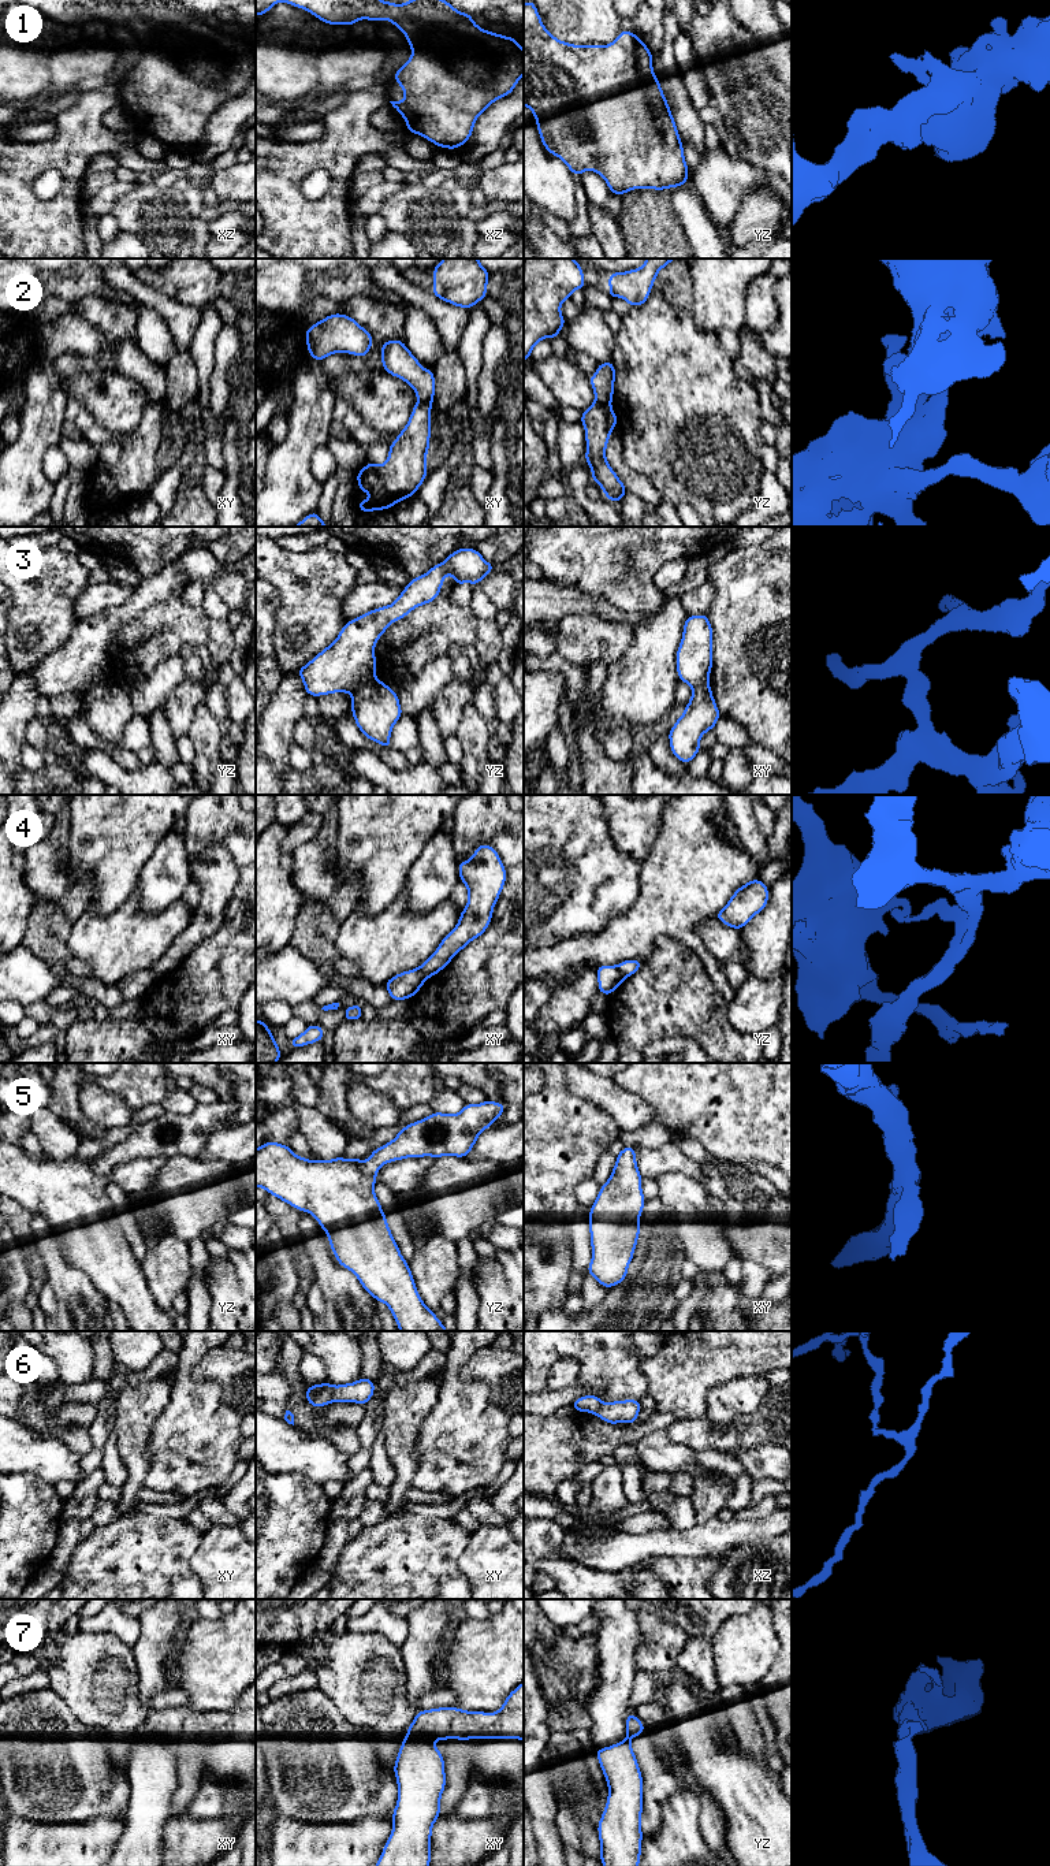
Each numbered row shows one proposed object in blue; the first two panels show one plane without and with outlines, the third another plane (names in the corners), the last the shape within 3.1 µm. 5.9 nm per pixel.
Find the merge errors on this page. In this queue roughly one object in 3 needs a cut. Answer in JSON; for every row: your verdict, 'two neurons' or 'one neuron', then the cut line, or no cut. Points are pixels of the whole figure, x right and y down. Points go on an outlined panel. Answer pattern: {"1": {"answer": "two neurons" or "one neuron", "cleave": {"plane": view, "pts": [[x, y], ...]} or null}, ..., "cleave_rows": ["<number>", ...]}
{"1": {"answer": "one neuron", "cleave": null}, "2": {"answer": "two neurons", "cleave": {"plane": "yz", "pts": [[595, 400], [610, 404]]}}, "3": {"answer": "two neurons", "cleave": {"plane": "yz", "pts": [[375, 677], [364, 681], [352, 694]]}}, "4": {"answer": "two neurons", "cleave": {"plane": "yz", "pts": [[615, 966], [625, 977]]}}, "5": {"answer": "one neuron", "cleave": null}, "6": {"answer": "two neurons", "cleave": {"plane": "xy", "pts": [[334, 1386], [330, 1401]]}}, "7": {"answer": "two neurons", "cleave": {"plane": "xy", "pts": [[408, 1736], [429, 1739]]}}, "cleave_rows": ["2", "3", "4", "6", "7"]}

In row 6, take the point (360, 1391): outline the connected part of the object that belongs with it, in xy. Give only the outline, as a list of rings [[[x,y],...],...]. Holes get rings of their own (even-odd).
[[[361,1378],[357,1382],[334,1386],[331,1402],[355,1402],[366,1405],[375,1394],[375,1380]]]

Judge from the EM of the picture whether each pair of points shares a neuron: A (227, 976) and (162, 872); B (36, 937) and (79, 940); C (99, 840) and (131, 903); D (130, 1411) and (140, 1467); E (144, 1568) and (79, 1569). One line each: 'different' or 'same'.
A: different
B: different
C: different
D: same
E: same

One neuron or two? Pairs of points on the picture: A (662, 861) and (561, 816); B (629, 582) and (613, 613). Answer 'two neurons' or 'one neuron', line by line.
A: two neurons
B: two neurons

